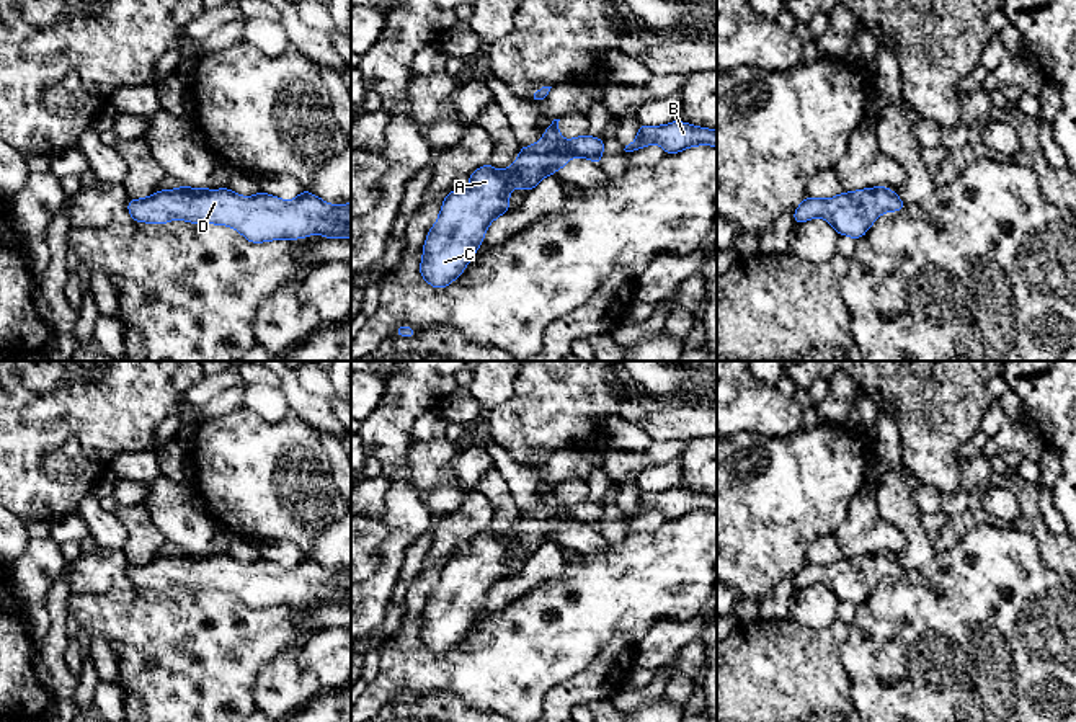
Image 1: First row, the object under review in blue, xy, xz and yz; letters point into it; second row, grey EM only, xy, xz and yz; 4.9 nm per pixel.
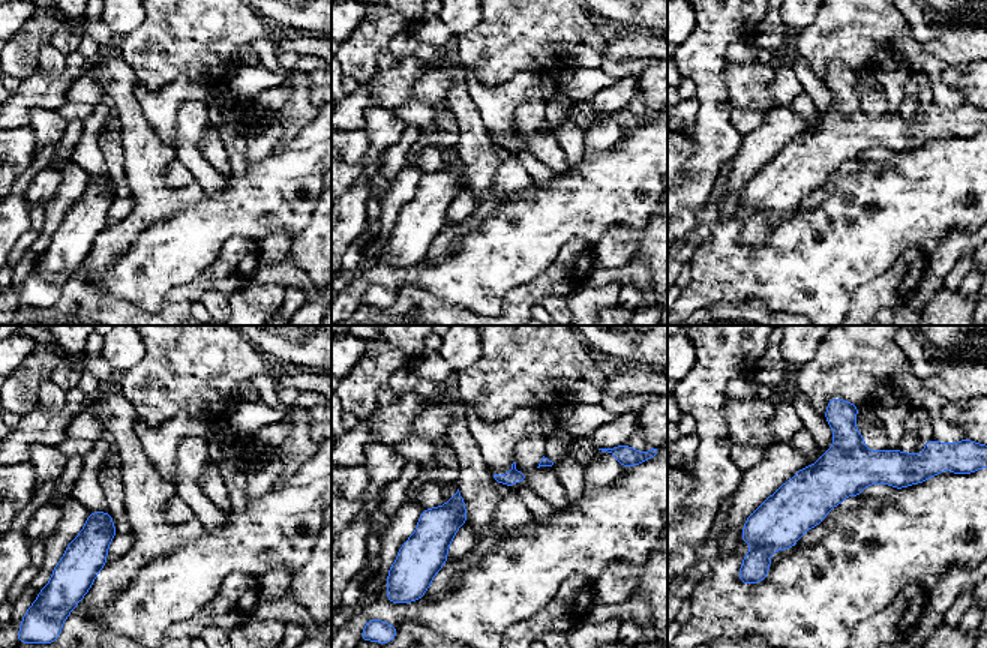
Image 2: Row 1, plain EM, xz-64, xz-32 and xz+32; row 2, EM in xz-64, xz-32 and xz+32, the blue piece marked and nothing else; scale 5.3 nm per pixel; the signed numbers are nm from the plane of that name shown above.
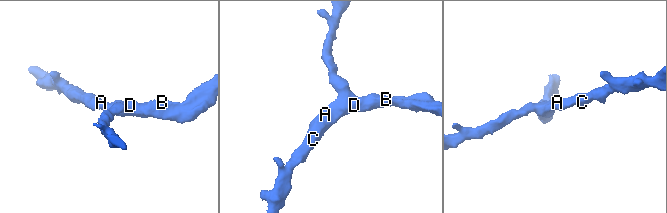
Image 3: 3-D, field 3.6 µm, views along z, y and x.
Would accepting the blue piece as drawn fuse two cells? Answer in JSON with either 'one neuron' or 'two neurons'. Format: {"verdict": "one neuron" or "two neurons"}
{"verdict": "one neuron"}

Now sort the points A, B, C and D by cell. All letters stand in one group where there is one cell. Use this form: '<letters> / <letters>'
A B C D

